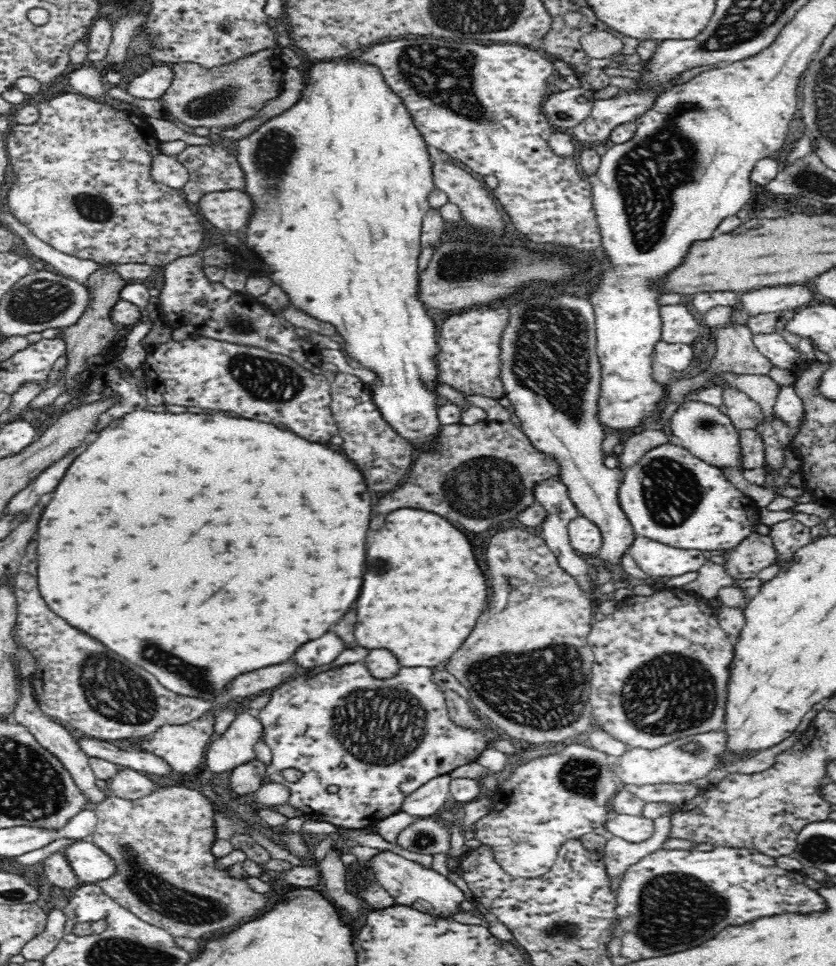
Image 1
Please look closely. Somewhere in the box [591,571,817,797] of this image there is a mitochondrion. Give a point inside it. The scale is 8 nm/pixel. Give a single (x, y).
(672, 692)

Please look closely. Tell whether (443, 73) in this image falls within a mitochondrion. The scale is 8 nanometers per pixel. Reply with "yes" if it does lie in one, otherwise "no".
yes

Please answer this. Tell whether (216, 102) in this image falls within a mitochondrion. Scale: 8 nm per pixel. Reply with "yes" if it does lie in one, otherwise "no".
yes

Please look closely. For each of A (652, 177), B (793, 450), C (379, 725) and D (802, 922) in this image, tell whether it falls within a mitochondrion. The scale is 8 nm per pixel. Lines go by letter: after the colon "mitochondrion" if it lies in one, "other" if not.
A: mitochondrion
B: other
C: mitochondrion
D: other

